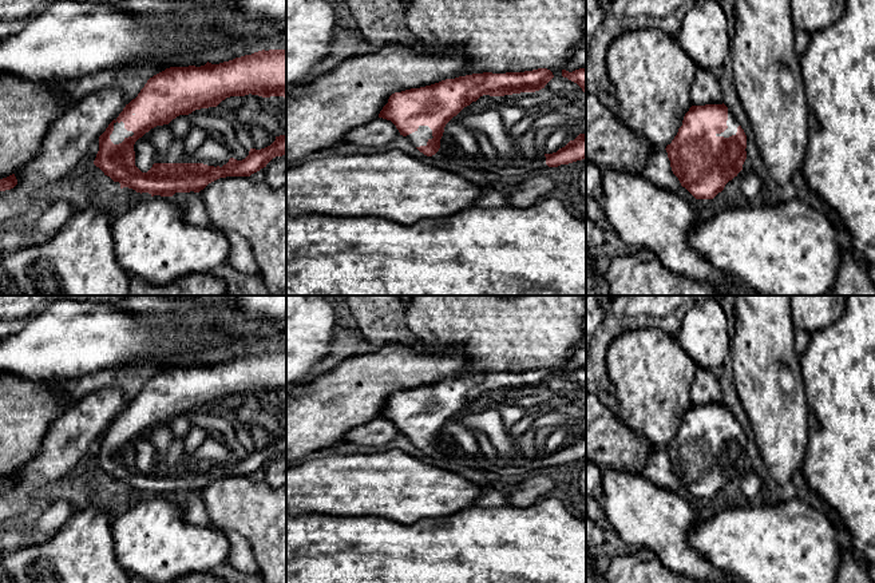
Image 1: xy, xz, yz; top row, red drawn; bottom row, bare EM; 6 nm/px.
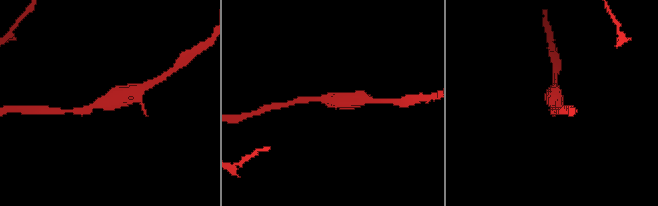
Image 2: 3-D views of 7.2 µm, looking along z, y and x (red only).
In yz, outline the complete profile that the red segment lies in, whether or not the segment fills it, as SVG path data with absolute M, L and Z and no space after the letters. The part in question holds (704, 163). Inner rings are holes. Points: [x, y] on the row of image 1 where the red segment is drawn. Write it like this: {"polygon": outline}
{"polygon": "M722 104L692 106L682 126L666 146L673 174L696 199L713 199L735 177L744 178L751 171L747 156L747 135L736 118Z"}

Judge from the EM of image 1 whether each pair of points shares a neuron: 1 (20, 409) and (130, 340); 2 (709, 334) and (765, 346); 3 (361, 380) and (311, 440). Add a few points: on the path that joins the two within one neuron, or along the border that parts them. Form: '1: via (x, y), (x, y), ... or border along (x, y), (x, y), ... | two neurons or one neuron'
1: border along (24, 377), (55, 384) | two neurons
2: border along (732, 341), (728, 355) | two neurons
3: via (352, 395), (321, 425) | one neuron

